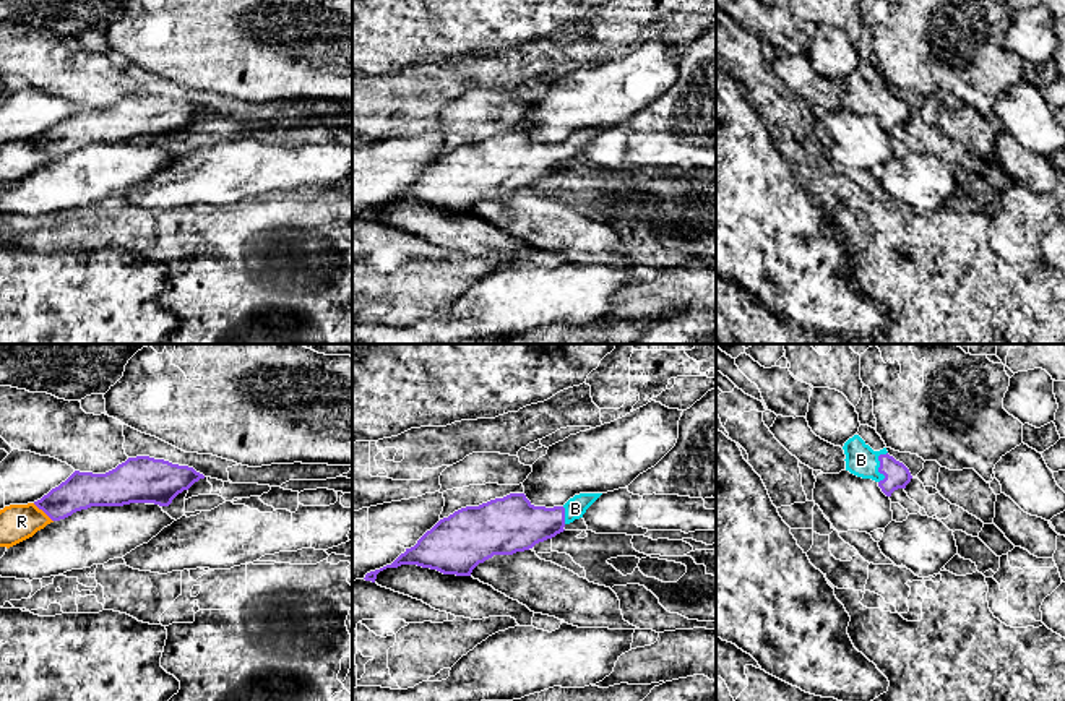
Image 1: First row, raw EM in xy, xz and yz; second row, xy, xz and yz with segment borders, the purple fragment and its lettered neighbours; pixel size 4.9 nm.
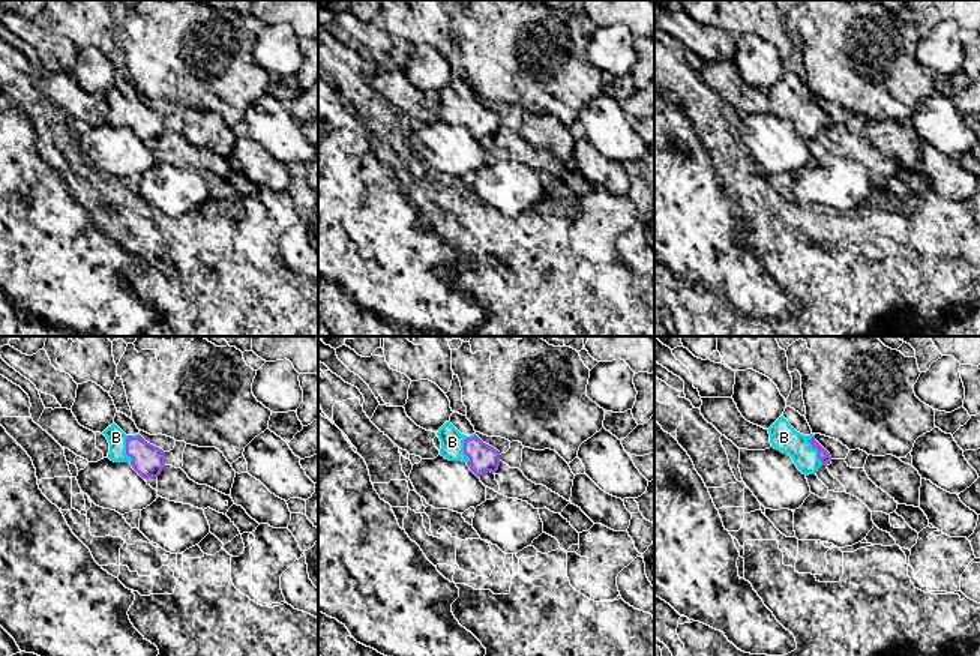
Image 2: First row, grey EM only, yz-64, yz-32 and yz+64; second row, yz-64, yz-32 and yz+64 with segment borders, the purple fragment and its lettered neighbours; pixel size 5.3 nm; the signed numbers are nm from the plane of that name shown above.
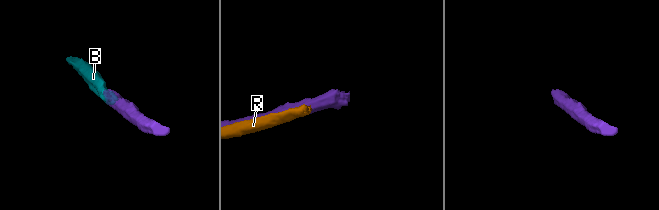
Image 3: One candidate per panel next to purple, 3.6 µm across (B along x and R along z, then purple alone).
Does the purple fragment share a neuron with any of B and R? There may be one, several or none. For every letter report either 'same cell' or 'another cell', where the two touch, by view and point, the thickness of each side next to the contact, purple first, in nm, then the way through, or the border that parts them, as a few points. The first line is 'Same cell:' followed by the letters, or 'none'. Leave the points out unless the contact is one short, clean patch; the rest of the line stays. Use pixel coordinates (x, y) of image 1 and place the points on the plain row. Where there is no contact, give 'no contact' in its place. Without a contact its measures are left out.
Same cell: B
B: same cell; meets purple in yz at (880, 103); 130 nm thick on the purple side, 160 nm on the other; runs through yz (896, 112), (880, 103), (867, 101), (861, 96)
R: another cell; meets purple in xy at (43, 146); 190 nm thick on the purple side, 180 nm on the other

